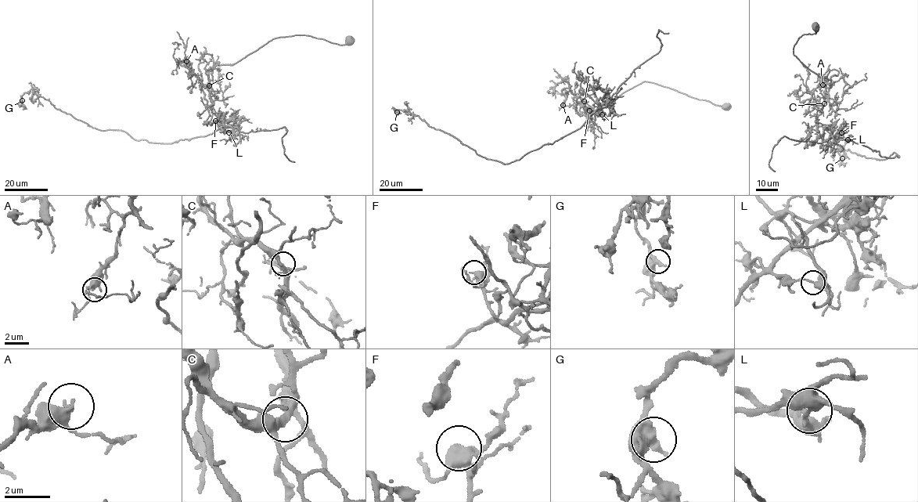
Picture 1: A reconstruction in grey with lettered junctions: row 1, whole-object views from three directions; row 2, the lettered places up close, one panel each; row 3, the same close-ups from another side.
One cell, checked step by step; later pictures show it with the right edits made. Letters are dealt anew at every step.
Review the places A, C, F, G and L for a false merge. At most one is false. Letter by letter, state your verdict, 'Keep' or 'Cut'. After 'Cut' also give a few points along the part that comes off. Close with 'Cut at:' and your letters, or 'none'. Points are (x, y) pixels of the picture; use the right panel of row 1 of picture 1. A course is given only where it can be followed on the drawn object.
A: Keep
C: Keep
F: Keep
G: Keep
L: Cut. Course of the part to remove: (847, 139), (879, 152), (881, 157), (899, 156), (894, 153), (880, 160), (836, 146), (840, 161), (846, 162)
Cut at: L

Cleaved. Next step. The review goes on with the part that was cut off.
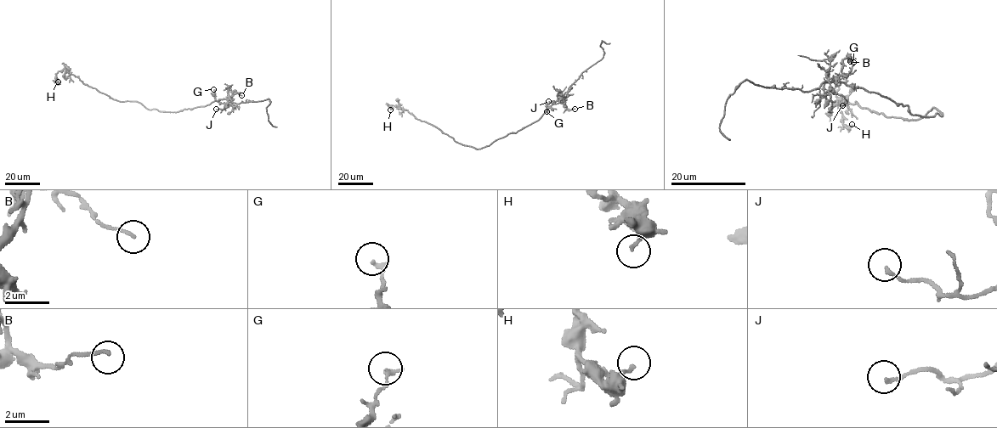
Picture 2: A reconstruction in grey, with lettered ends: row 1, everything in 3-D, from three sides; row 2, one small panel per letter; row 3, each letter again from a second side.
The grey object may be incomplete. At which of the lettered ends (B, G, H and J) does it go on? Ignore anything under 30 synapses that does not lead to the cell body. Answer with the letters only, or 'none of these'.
none of these

